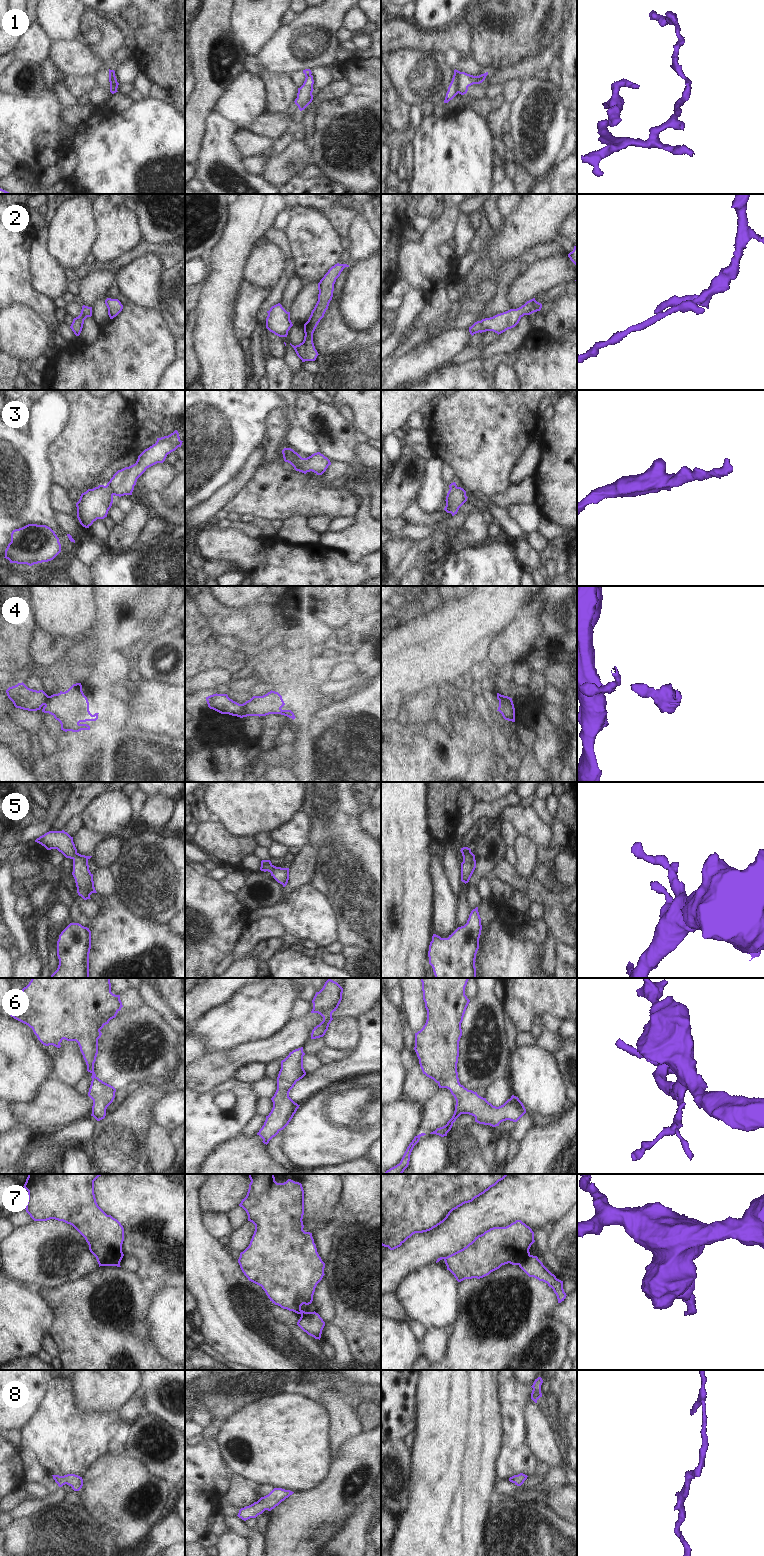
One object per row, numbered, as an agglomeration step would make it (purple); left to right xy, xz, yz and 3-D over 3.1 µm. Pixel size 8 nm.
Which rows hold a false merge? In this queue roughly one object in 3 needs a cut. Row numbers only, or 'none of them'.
1, 4, 7

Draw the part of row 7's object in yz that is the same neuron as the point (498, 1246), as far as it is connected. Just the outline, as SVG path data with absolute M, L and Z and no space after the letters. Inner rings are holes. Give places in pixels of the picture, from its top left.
M516 1220L506 1227L490 1228L463 1249L438 1258L436 1263L443 1259L458 1282L480 1279L502 1265L520 1265L530 1255L529 1249L534 1242L532 1229Z

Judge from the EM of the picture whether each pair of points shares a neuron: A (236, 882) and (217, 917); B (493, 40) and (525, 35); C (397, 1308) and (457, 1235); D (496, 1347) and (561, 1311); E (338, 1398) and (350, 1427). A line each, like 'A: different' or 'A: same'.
A: different
B: same
C: different
D: different
E: same

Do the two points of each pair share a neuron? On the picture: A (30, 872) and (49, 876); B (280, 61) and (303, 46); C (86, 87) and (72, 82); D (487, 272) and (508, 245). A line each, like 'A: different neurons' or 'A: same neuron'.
A: different neurons
B: same neuron
C: same neuron
D: same neuron

